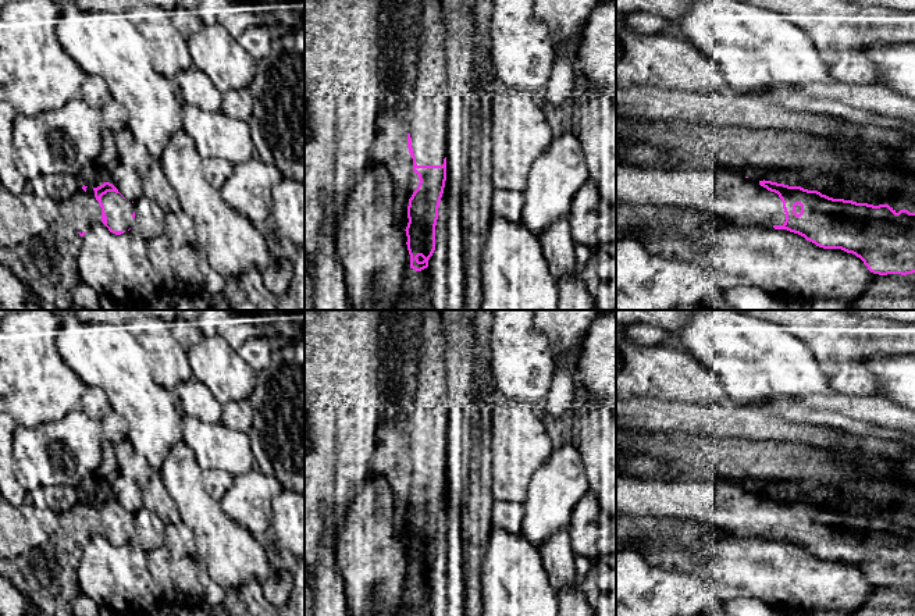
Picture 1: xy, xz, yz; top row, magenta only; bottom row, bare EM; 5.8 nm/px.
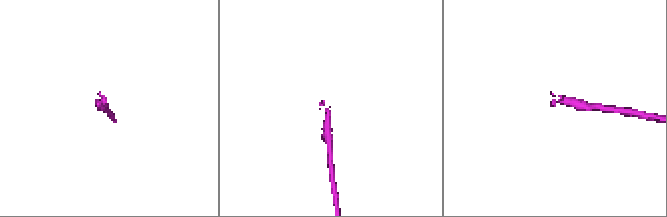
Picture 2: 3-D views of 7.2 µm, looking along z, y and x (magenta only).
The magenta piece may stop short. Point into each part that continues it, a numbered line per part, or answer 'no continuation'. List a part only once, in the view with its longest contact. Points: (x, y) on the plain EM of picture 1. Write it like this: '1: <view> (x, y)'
1: xy (118, 522)

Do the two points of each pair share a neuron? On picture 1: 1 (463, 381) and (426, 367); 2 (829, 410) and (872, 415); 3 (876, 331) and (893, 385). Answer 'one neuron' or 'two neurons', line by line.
1: two neurons
2: one neuron
3: two neurons

